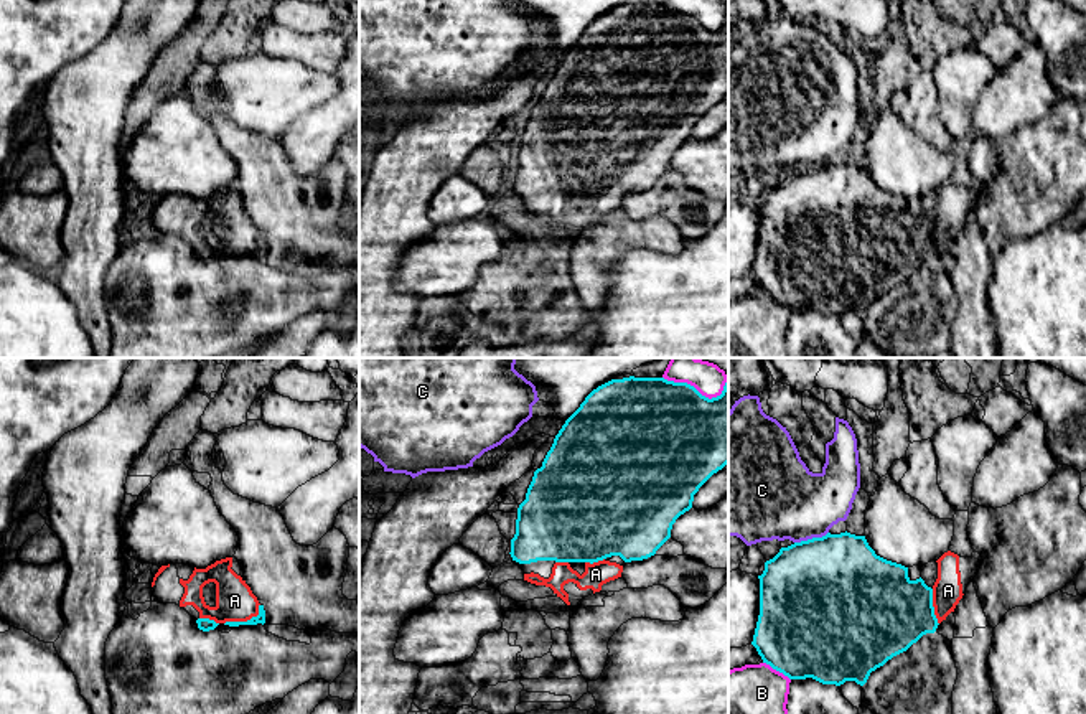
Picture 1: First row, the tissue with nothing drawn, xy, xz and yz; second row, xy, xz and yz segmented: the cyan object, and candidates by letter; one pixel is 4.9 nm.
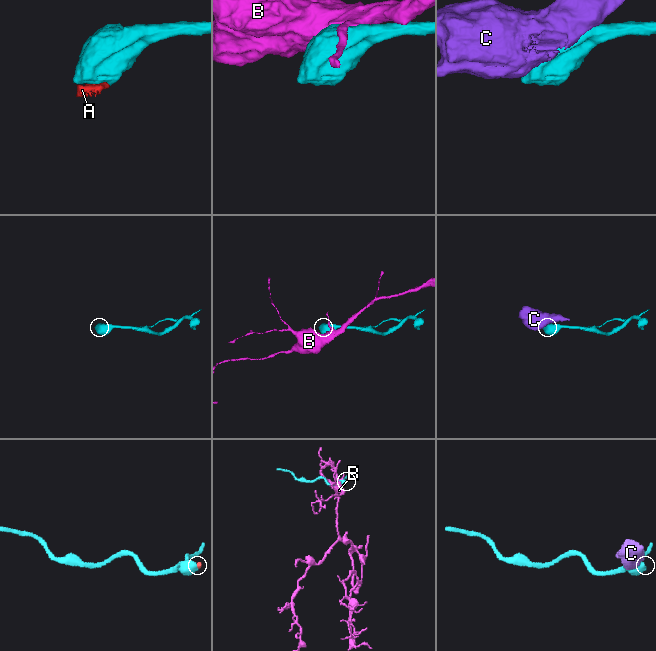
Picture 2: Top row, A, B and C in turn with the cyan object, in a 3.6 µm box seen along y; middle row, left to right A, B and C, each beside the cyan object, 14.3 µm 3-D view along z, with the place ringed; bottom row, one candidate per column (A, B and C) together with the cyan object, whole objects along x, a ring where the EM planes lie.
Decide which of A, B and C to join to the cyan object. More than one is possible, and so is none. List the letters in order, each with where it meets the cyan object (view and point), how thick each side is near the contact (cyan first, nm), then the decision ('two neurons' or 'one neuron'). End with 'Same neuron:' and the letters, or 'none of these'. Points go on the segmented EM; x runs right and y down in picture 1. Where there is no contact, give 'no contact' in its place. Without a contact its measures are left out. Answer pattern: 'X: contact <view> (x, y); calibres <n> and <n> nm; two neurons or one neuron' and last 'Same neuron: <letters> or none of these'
A: contact xy (248, 620); calibres 50 and 190 nm; one neuron
B: contact xz (696, 389); calibres 500 and 160 nm; two neurons
C: contact yz (813, 538); calibres 500 and 400 nm; two neurons
Same neuron: A

